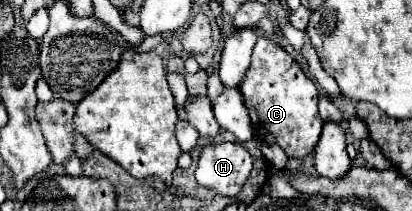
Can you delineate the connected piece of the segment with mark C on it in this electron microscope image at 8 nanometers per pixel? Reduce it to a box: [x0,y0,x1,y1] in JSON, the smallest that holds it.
[240,37,324,159]

